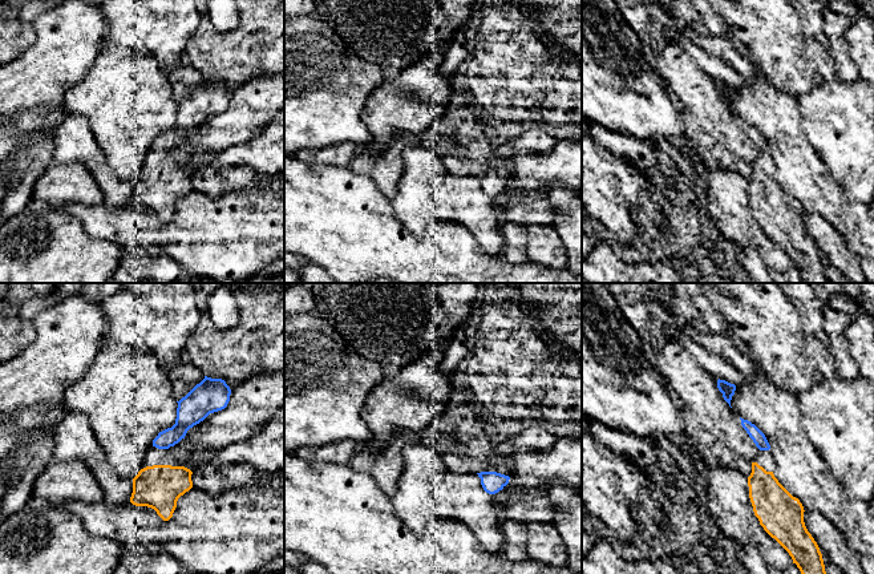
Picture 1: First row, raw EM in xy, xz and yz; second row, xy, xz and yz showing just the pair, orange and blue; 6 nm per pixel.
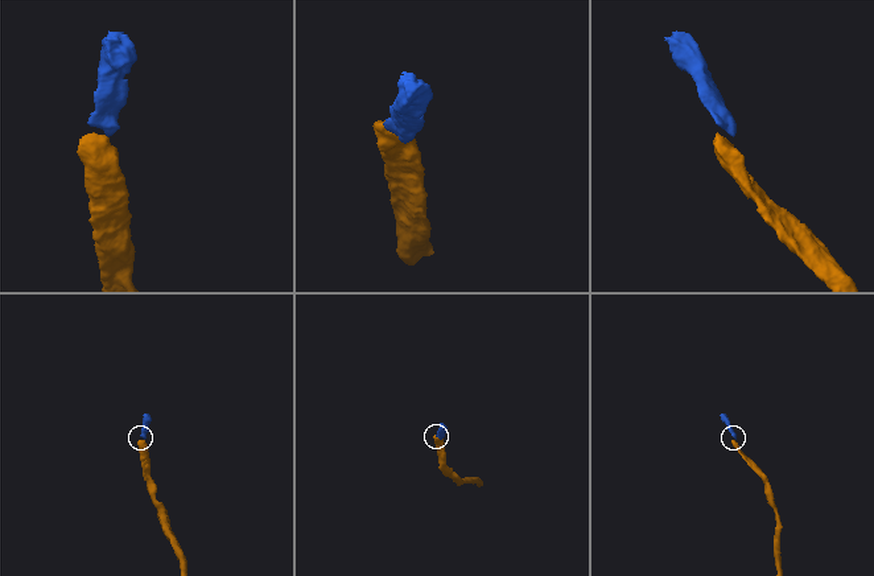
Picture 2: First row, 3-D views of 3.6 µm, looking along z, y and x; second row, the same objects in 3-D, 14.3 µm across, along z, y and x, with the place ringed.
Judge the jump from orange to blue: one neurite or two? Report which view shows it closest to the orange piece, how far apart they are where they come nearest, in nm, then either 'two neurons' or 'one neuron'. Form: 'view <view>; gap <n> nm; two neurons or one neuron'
view yz; gap 80 nm; one neuron

